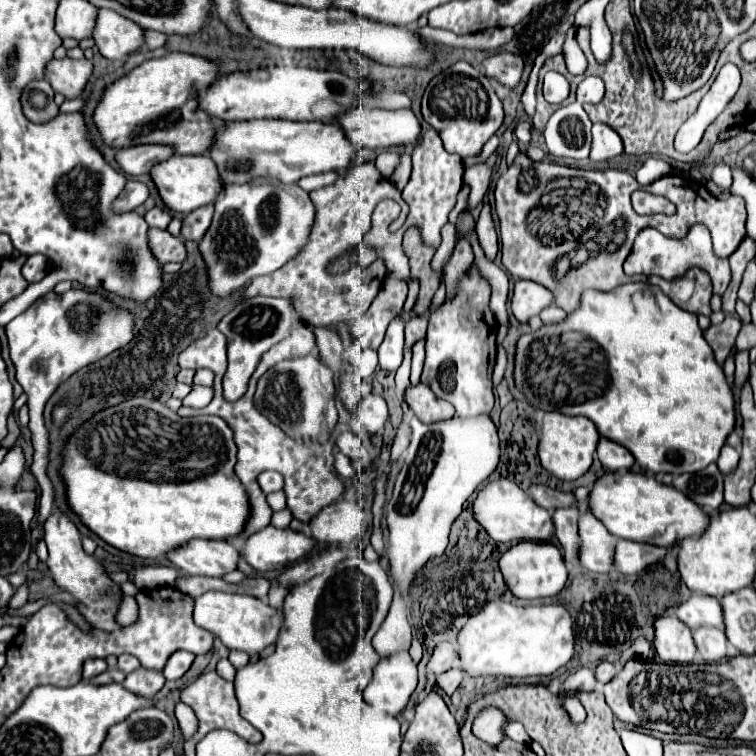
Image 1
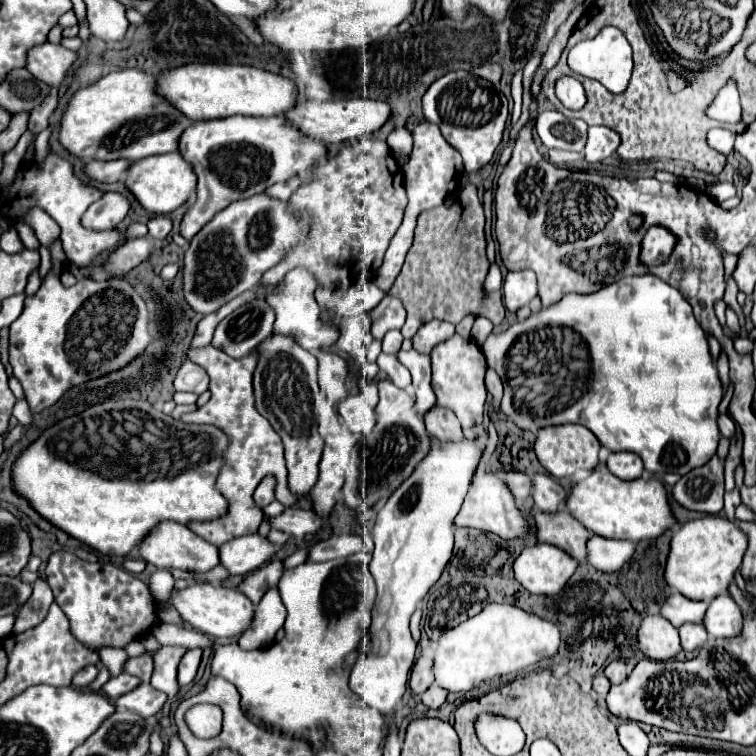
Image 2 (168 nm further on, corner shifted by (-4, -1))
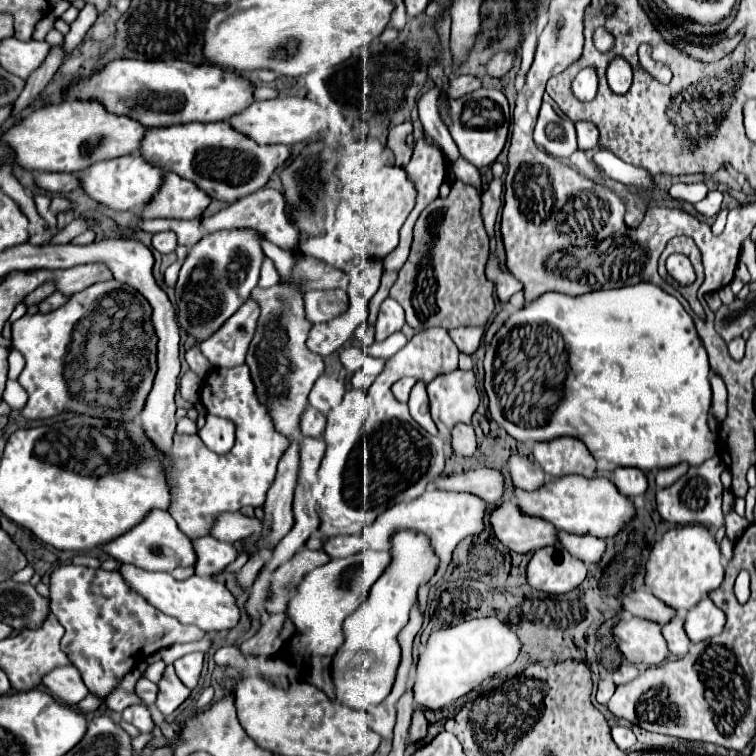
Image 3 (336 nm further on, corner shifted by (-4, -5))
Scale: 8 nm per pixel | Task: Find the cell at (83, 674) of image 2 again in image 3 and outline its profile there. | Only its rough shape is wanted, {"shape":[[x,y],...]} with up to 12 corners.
{"shape":[[72,665],[50,671],[44,685],[54,697],[76,705],[88,695]]}

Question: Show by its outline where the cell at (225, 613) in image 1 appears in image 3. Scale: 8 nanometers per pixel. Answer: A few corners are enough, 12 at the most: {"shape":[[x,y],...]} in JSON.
{"shape":[[132,565],[120,573],[164,615],[202,631],[240,621],[216,579],[176,581]]}

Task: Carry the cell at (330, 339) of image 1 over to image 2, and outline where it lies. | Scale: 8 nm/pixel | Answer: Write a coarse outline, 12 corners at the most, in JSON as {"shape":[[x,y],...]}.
{"shape":[[316,351],[324,397],[338,403],[346,393],[346,361]]}

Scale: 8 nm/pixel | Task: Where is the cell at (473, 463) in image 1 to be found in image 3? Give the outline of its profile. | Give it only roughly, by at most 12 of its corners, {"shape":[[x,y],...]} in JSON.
{"shape":[[400,529],[332,663],[338,701],[392,691],[400,631],[438,569],[428,535]]}

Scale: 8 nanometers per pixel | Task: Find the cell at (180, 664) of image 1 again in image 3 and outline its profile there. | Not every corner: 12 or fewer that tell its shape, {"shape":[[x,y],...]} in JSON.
{"shape":[[202,653],[174,661],[176,675],[188,689],[198,685]]}

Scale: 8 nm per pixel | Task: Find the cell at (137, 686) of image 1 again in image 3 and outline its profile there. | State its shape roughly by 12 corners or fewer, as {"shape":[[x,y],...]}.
{"shape":[[130,705],[122,719],[130,721],[142,733],[154,729],[146,705]]}

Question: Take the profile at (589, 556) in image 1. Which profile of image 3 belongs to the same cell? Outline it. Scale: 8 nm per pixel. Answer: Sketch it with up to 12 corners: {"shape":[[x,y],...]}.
{"shape":[[512,499],[492,511],[496,537],[516,553],[560,543],[552,523]]}

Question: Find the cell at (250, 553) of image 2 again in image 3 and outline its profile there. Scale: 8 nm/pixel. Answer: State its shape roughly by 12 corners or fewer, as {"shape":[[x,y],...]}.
{"shape":[[214,537],[192,541],[196,575],[212,577],[236,561],[238,549]]}

